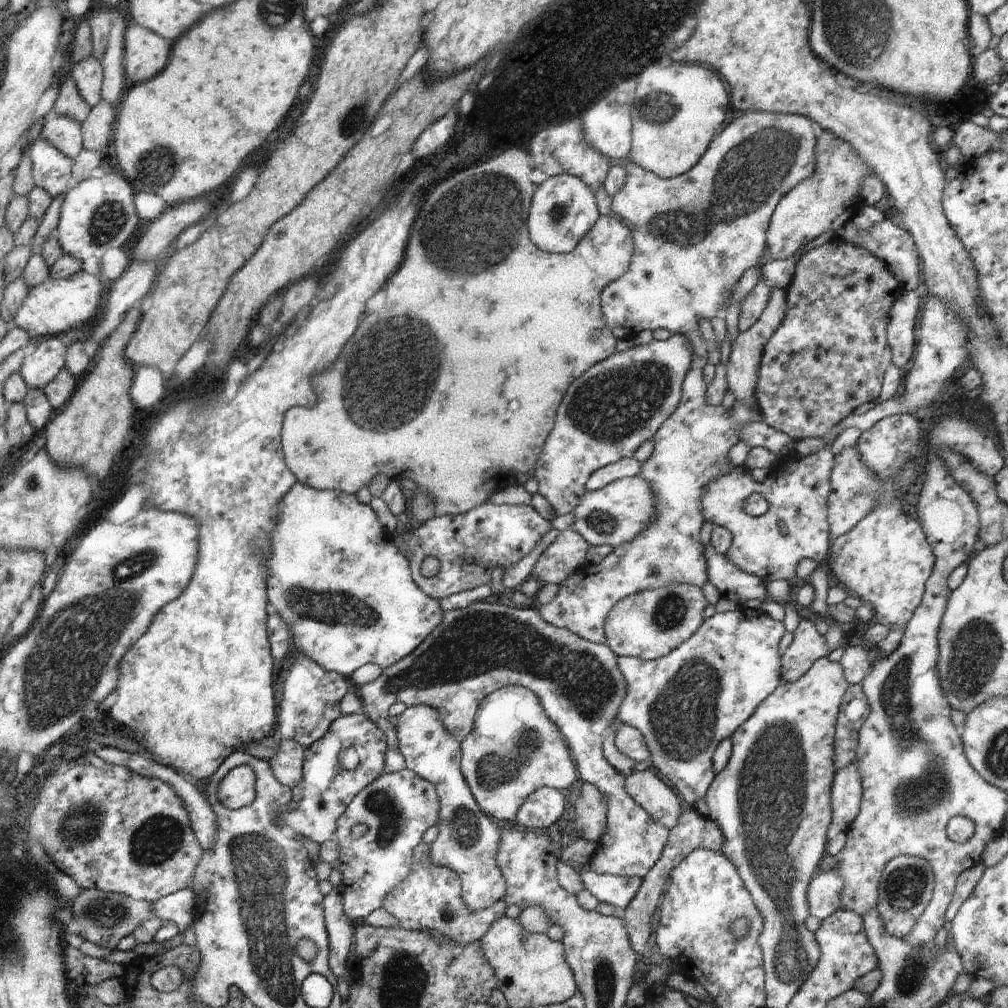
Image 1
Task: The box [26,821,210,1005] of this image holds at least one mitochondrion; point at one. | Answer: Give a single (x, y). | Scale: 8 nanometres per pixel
(101, 912)

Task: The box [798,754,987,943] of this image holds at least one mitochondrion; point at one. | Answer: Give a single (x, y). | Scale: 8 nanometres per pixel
(905, 887)

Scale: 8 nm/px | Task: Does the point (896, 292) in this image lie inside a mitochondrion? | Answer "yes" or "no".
no

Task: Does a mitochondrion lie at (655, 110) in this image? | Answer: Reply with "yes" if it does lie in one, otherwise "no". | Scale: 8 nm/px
yes

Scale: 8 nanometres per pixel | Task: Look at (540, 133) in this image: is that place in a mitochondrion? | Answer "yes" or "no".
no

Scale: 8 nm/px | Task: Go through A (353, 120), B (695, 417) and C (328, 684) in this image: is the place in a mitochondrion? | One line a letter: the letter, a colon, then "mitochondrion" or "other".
A: mitochondrion
B: other
C: other

